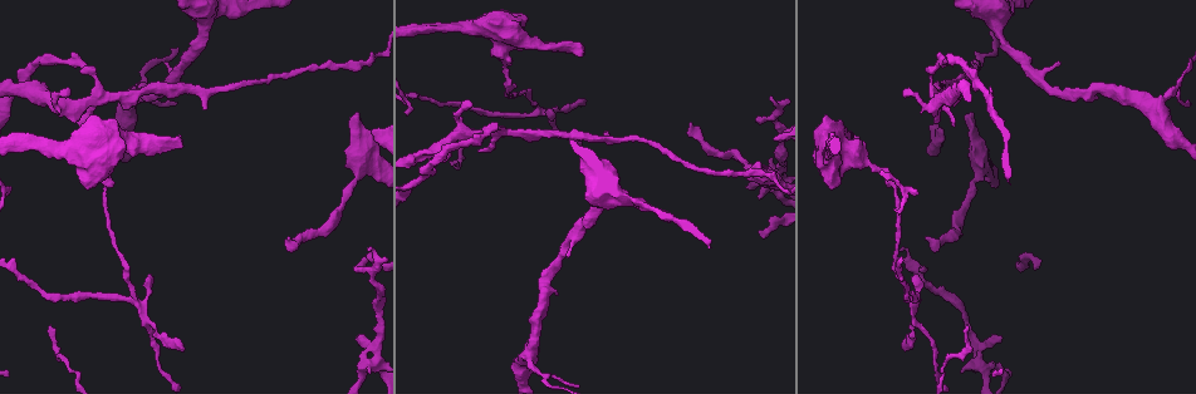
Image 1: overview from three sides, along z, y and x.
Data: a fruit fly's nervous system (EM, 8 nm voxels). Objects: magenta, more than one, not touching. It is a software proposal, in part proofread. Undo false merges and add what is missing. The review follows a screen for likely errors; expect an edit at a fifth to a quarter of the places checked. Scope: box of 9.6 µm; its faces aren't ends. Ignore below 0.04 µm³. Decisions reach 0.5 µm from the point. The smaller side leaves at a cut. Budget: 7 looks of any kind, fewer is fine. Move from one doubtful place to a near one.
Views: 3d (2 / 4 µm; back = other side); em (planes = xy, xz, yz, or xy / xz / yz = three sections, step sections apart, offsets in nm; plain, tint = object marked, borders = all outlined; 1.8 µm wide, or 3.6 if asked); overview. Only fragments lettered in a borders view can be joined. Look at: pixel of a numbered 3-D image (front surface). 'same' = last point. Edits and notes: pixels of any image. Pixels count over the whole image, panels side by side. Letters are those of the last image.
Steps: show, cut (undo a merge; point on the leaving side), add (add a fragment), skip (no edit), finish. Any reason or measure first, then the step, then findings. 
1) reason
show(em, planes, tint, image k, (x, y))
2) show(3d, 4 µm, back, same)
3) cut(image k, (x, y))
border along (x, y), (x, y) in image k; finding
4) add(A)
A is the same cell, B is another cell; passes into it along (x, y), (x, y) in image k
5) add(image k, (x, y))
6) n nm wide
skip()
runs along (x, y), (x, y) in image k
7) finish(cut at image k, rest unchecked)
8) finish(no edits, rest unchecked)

three-way junction
show(em, planes, tint, image 1, (501, 132))

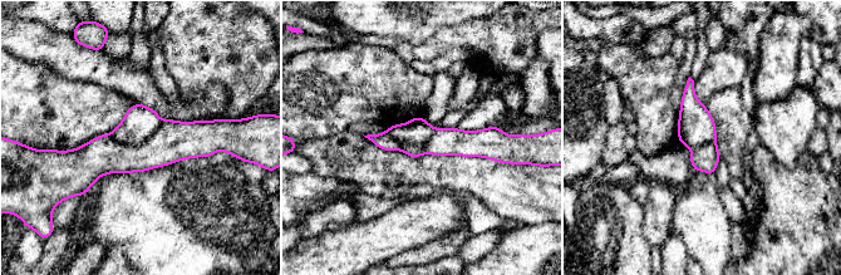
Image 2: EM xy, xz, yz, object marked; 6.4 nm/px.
see the neighbours
show(em, planes, borders, same)

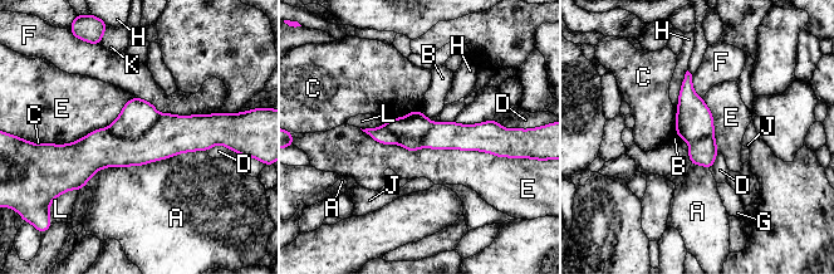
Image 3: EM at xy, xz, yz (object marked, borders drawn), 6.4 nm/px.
E touches over 950 nm
cut(image 3, (171, 135))
A, B, C, D, E, F, G, H, J, K and L are other cells; the part that leaves runs along (212, 121), (143, 150), (64, 148) in image 3; a second neuron is stuck on

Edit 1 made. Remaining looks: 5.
show(overview)

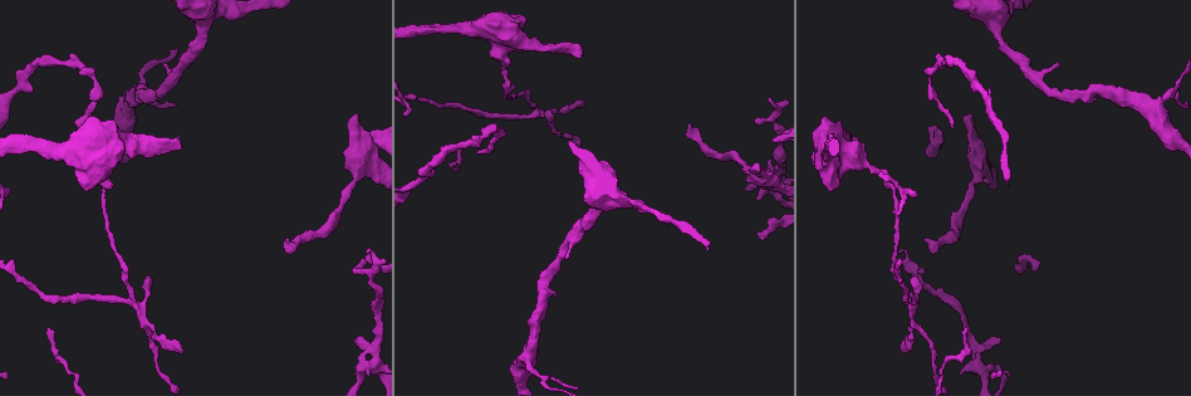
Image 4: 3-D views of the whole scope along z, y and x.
branch stops here
show(em, planes, borders, image 4, (904, 352))

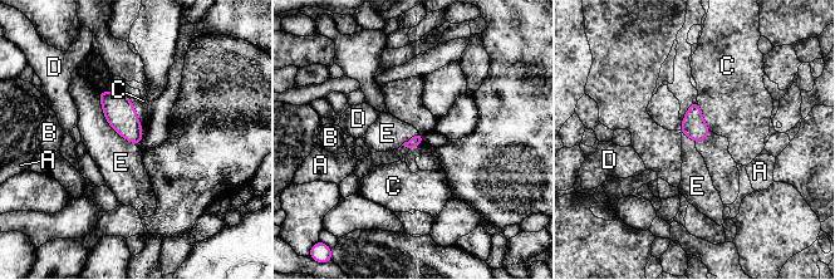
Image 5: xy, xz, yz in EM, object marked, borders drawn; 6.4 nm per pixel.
E touches over 420 nm
skip()
A, B, C, D and E are other cells; border along (99, 92), (106, 121), (134, 145) in image 5; no lettered fragment goes on from it

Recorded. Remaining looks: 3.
calibre changes
show(em, 3.6 µm, planes, borders, image 4, (368, 368))

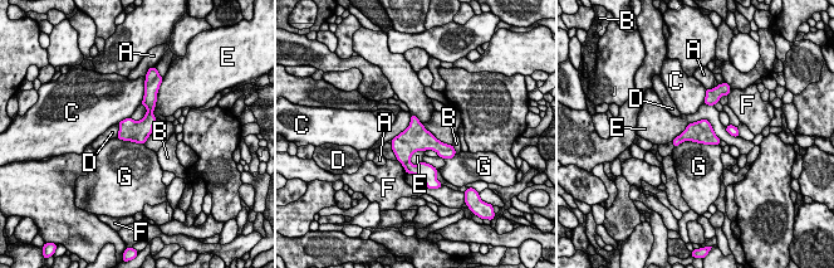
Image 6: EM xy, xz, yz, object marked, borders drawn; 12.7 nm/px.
E touches over 650 nm
cut(image 6, (423, 170))
A, B, C, D, E, F and G are other cells; border along (408, 161), (403, 165) in image 6; a second neuron is stuck on

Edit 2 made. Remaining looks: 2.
finish(cut at image 3, cut at image 6, rest unchecked)

